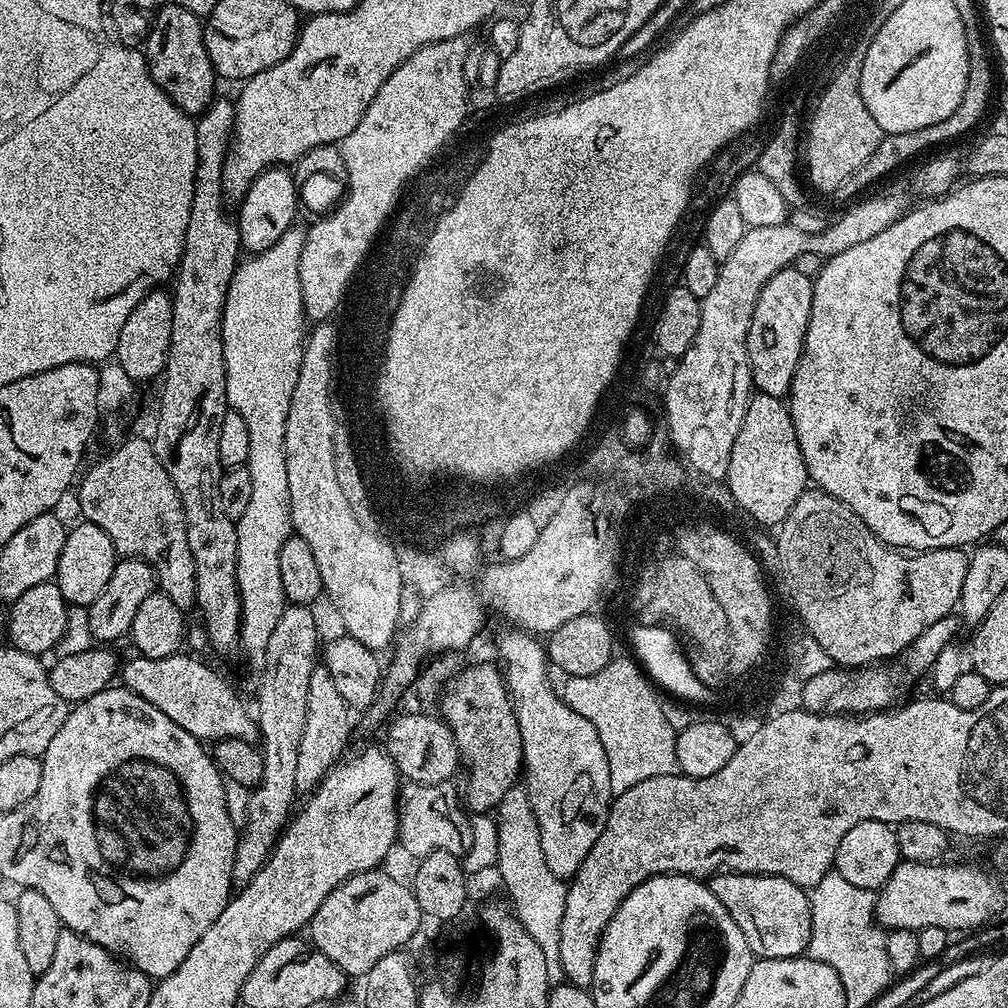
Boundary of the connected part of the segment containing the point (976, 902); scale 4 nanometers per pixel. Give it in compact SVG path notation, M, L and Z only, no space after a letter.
M901 860L890 878L876 892L876 922L881 928L905 928L916 932L926 926L942 926L949 934L968 934L980 930L991 921L991 916L1004 904L1004 892L1000 884L984 868L976 864L944 864L933 862L919 864L913 860Z

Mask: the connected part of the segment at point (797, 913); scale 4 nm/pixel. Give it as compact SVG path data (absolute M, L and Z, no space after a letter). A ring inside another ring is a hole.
M717 872L707 881L708 889L726 906L738 930L746 938L753 957L762 960L794 958L807 953L810 942L809 893L781 876L762 876L751 872Z

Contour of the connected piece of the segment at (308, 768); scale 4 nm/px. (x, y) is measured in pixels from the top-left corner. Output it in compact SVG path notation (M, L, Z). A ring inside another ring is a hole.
M322 664L314 666L308 683L308 702L303 733L298 747L295 788L299 795L309 795L318 787L345 751L344 741L350 734L350 709L335 689L334 680Z

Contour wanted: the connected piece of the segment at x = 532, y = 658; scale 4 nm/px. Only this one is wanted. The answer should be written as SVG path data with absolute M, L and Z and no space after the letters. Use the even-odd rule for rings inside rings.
M523 630L508 631L512 632L502 633L496 648L500 651L499 663L502 665L504 684L508 688L508 696L512 700L512 709L518 718L518 730L524 743L522 772L526 780L528 776L526 787L530 806L534 806L534 814L538 818L538 834L542 834L542 854L546 857L546 866L554 870L558 879L568 882L578 870L578 866L582 866L586 854L590 854L594 842L598 842L602 826L606 826L608 810L614 799L610 786L610 767L595 726L582 714L572 710L555 687L552 689L545 645L541 641L539 644L536 641L539 639L533 633Z

